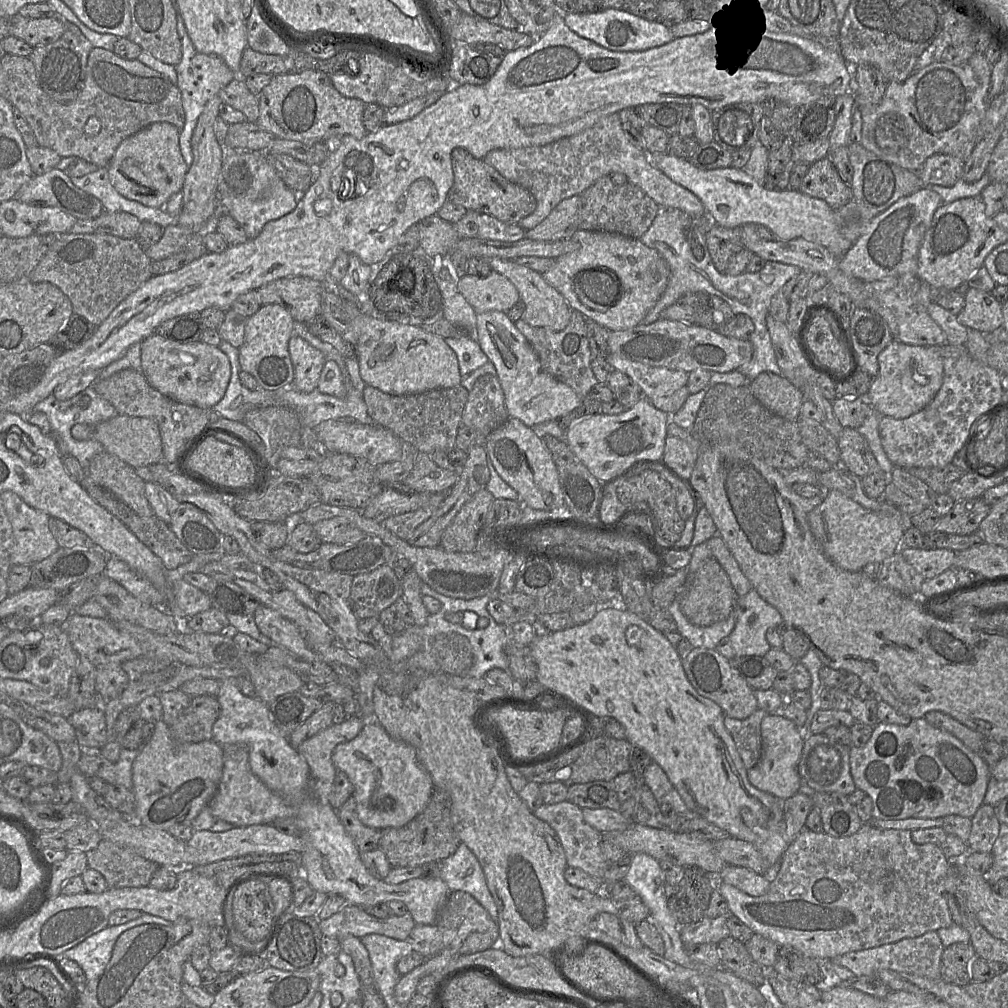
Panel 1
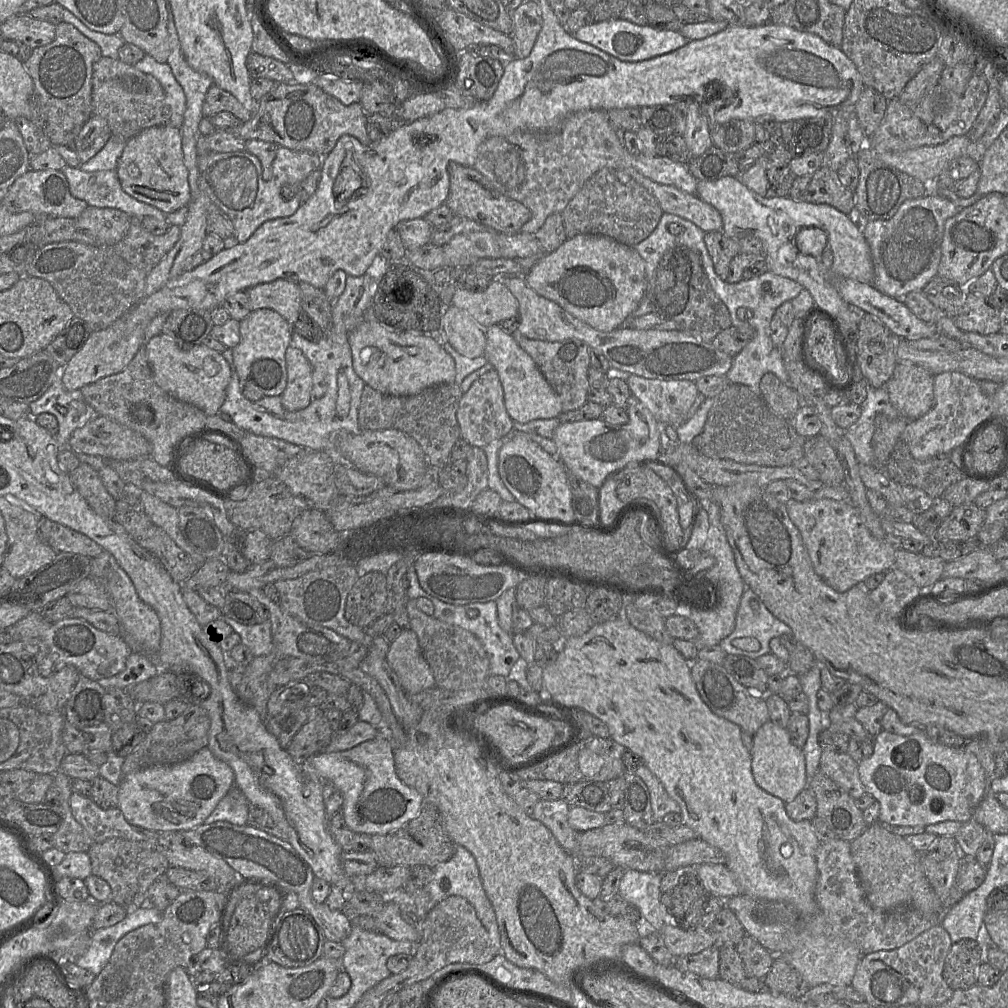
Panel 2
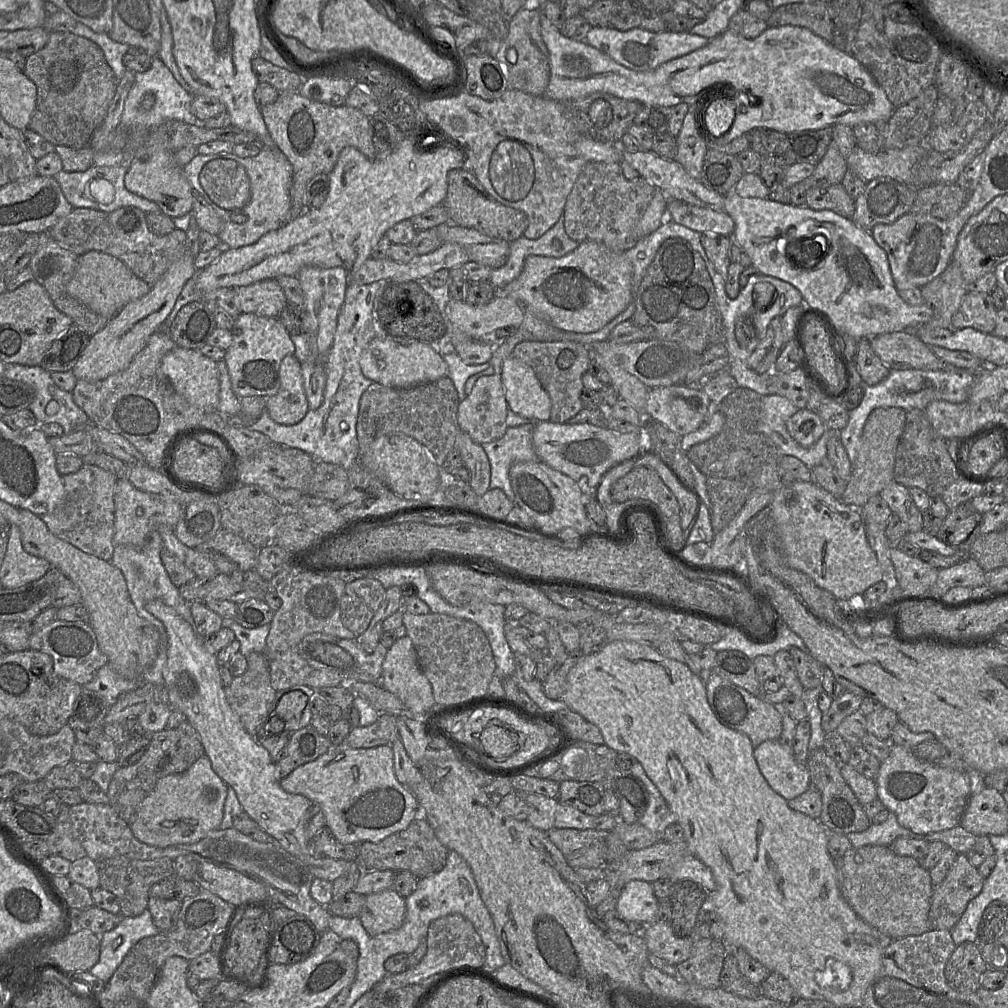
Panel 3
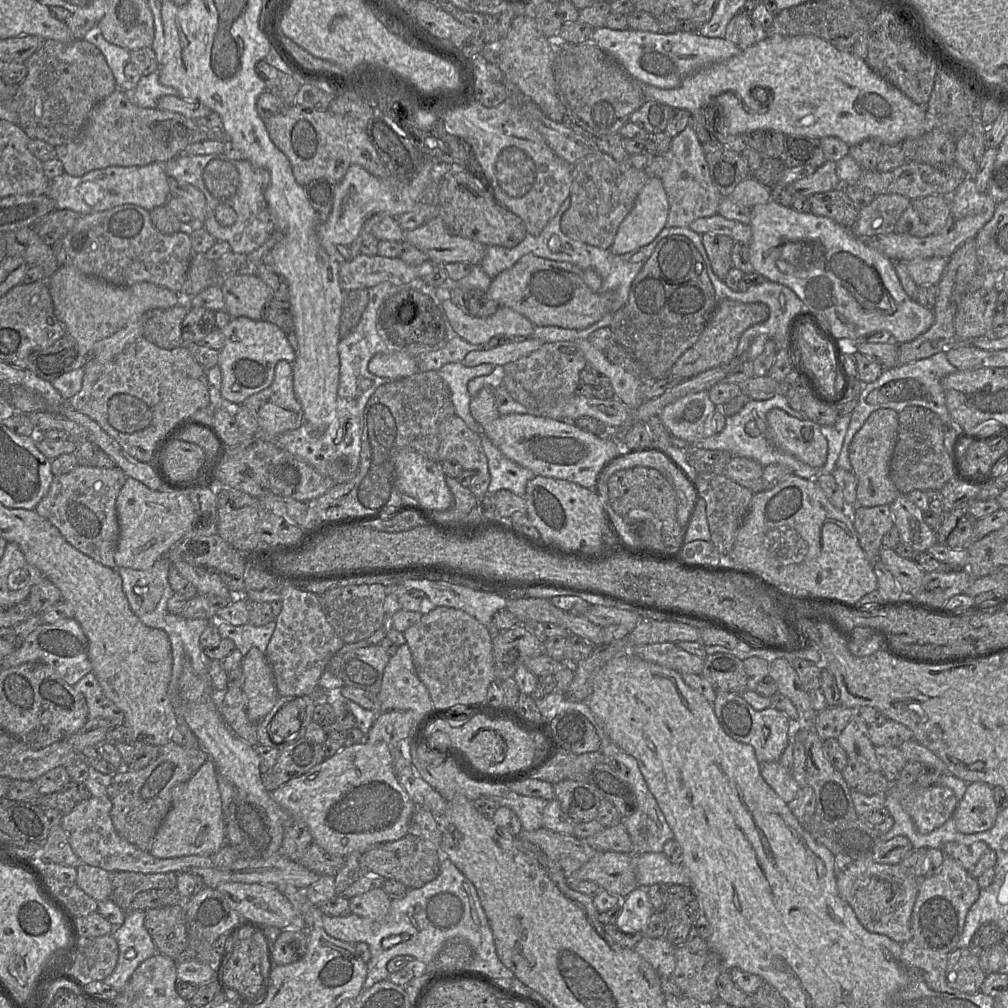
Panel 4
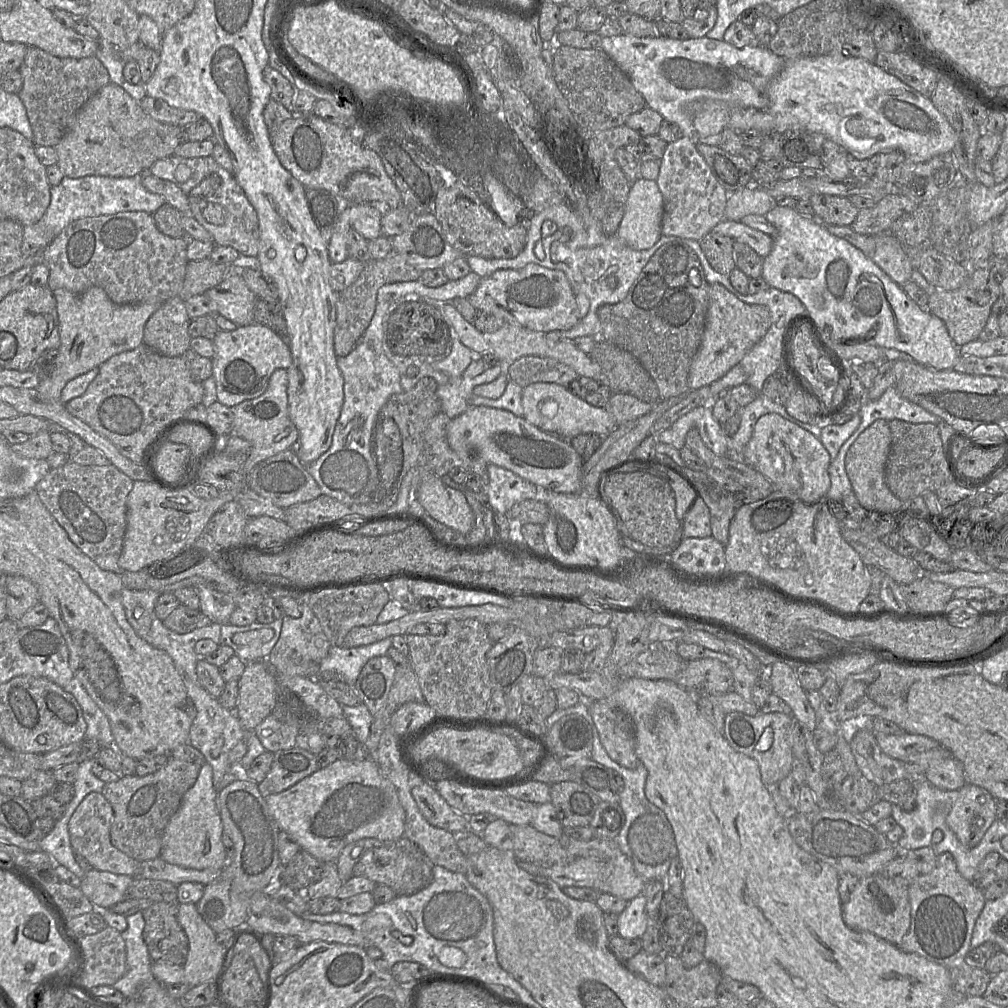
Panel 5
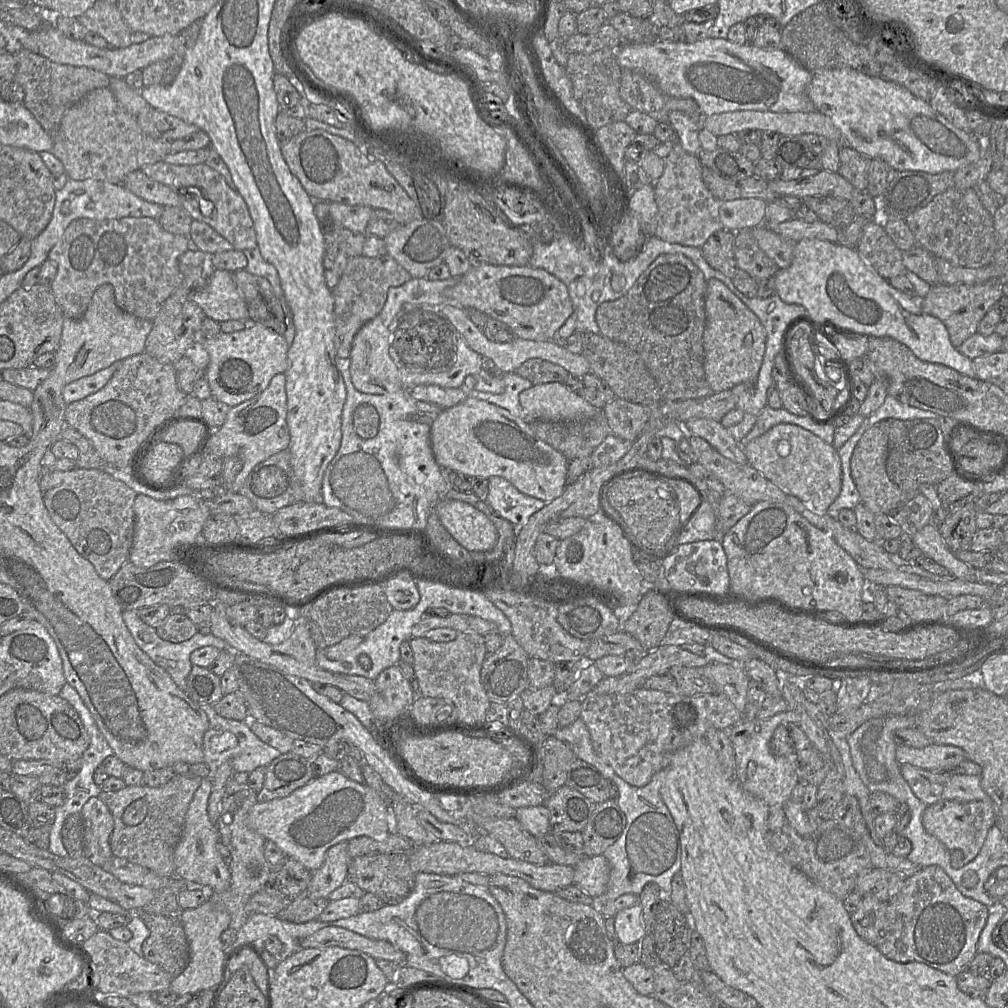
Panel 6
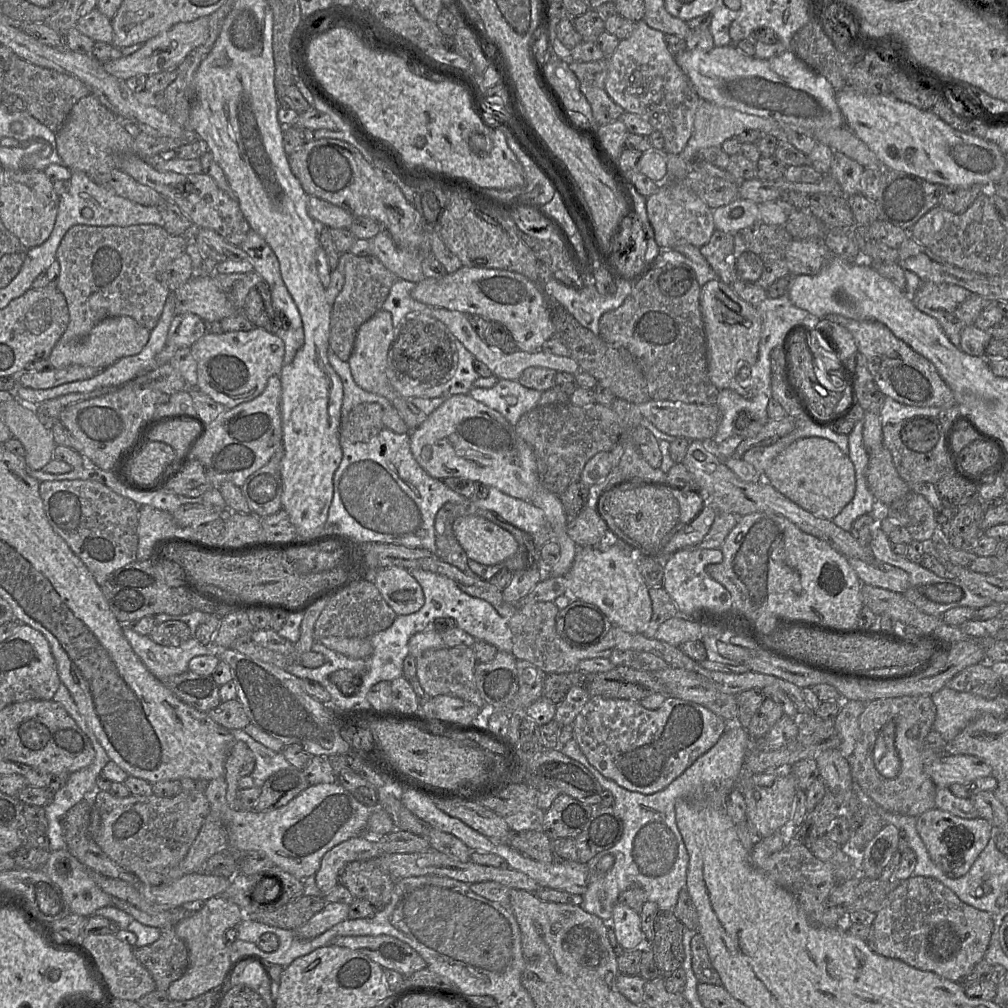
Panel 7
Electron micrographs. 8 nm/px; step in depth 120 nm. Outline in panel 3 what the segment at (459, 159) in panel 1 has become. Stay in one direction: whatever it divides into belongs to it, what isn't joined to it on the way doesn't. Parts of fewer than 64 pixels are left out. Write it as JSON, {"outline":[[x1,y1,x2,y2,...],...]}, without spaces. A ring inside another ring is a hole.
{"outline":[[452,169,447,176,447,194,442,205,446,208,449,222,474,228,486,235,512,242,523,236,528,226,526,214,505,206,491,196,470,170]]}

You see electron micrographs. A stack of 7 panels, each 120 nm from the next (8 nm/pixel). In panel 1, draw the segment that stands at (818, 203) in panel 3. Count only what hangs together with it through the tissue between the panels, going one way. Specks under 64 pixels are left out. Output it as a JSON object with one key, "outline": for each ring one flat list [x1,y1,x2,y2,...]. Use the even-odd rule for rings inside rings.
{"outline":[[828,156,809,166,799,192,825,201,833,210,853,199,850,185,841,179]]}

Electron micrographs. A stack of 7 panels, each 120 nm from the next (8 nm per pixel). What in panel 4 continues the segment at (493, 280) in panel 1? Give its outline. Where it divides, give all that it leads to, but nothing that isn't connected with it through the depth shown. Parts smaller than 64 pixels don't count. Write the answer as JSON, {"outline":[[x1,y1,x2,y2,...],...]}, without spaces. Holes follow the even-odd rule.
{"outline":[[450,299,442,300,441,306,455,332,471,344,483,344,498,335,531,338,535,328,524,315,505,306,486,318,464,313]]}

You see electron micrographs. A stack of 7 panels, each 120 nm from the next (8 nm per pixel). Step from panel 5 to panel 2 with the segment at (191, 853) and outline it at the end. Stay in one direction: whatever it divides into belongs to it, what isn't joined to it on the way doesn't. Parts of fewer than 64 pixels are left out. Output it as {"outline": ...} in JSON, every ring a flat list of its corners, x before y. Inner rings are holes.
{"outline":[[203,747,187,760,173,765,143,768,123,777,118,808,132,825,147,830,188,831,204,824,223,797,234,787,230,766]]}

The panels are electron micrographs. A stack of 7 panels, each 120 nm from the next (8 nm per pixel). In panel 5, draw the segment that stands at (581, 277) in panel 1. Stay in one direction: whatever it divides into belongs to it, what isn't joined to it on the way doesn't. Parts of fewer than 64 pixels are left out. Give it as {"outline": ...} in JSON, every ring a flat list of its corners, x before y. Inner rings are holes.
{"outline":[[528,263,521,269,500,269,481,278,476,290,467,299,478,311,487,312,504,322,517,324,537,332,568,330,581,320,576,295,565,273,535,263]]}

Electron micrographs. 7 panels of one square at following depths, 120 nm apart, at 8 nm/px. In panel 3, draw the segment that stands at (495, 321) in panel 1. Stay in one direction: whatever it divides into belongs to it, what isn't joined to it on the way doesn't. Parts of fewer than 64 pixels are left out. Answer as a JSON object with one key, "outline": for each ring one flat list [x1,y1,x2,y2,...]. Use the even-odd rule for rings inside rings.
{"outline":[[513,355,503,361,501,381,508,407,519,416,547,421,551,399,533,369]]}

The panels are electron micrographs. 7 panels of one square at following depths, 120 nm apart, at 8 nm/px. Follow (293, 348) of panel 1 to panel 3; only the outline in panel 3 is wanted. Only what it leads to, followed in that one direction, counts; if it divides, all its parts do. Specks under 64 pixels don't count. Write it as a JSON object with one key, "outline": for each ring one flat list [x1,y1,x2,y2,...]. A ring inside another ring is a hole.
{"outline":[[288,355,279,368,280,387,276,395,265,398,266,411,270,418,281,425,299,423,309,411,303,388,301,363]]}

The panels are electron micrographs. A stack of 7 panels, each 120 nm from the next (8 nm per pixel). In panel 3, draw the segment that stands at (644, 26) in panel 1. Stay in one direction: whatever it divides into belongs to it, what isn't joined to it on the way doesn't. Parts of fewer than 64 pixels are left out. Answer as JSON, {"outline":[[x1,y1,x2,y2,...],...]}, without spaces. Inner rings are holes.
{"outline":[[592,27,584,43,611,57,620,65,634,71,651,71,659,65,700,49,709,43,709,39,690,32,651,32,640,27,628,31,614,28]]}

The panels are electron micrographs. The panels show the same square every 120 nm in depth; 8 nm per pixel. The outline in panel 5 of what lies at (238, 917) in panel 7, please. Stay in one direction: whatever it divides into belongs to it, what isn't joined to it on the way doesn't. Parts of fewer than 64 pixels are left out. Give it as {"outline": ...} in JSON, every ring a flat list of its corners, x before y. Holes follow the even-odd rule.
{"outline":[[193,903,178,905,177,921,188,939,182,984,193,987,212,983,218,976,223,951,216,941,216,933,205,923]]}

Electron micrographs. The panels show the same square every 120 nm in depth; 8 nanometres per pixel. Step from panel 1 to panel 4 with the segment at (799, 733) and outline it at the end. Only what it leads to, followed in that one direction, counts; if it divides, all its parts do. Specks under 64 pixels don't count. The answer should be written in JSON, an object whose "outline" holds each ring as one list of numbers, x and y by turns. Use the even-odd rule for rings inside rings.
{"outline":[[779,761,761,763,760,774,764,781,787,804,795,798,802,785,801,780,782,766]]}

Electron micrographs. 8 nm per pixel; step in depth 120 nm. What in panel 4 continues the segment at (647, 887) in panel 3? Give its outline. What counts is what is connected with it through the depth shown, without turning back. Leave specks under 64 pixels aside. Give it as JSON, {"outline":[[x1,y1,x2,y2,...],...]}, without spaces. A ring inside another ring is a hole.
{"outline":[[638,886,629,895,622,898,621,912,616,925,625,933,643,932,653,911,647,889]]}

